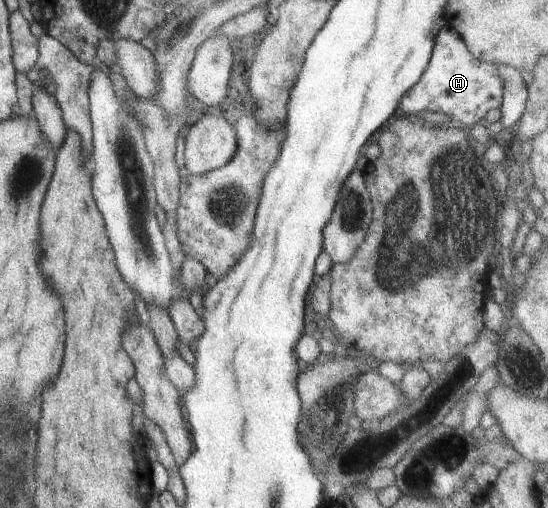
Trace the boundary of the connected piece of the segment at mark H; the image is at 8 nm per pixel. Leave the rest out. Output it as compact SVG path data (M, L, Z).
M445 23L435 36L435 45L424 74L400 101L403 112L440 112L460 122L465 129L502 106L504 83L496 63L487 63L477 58L465 46L460 33Z

